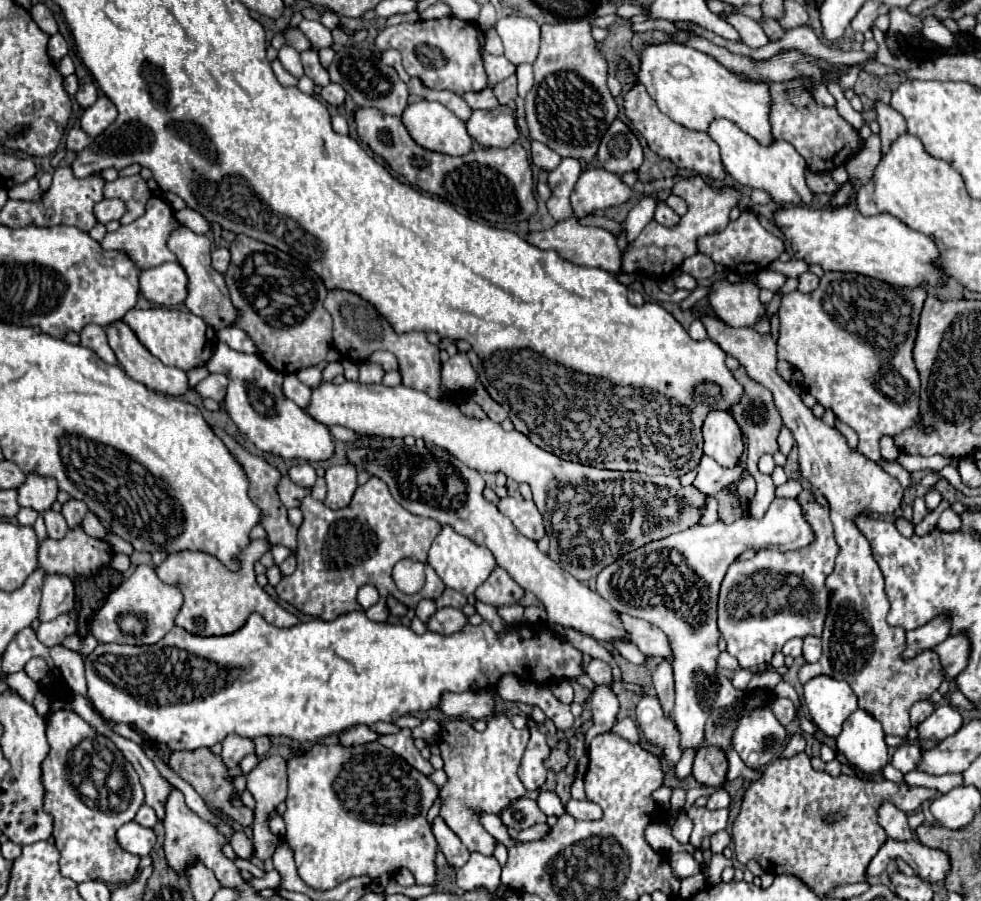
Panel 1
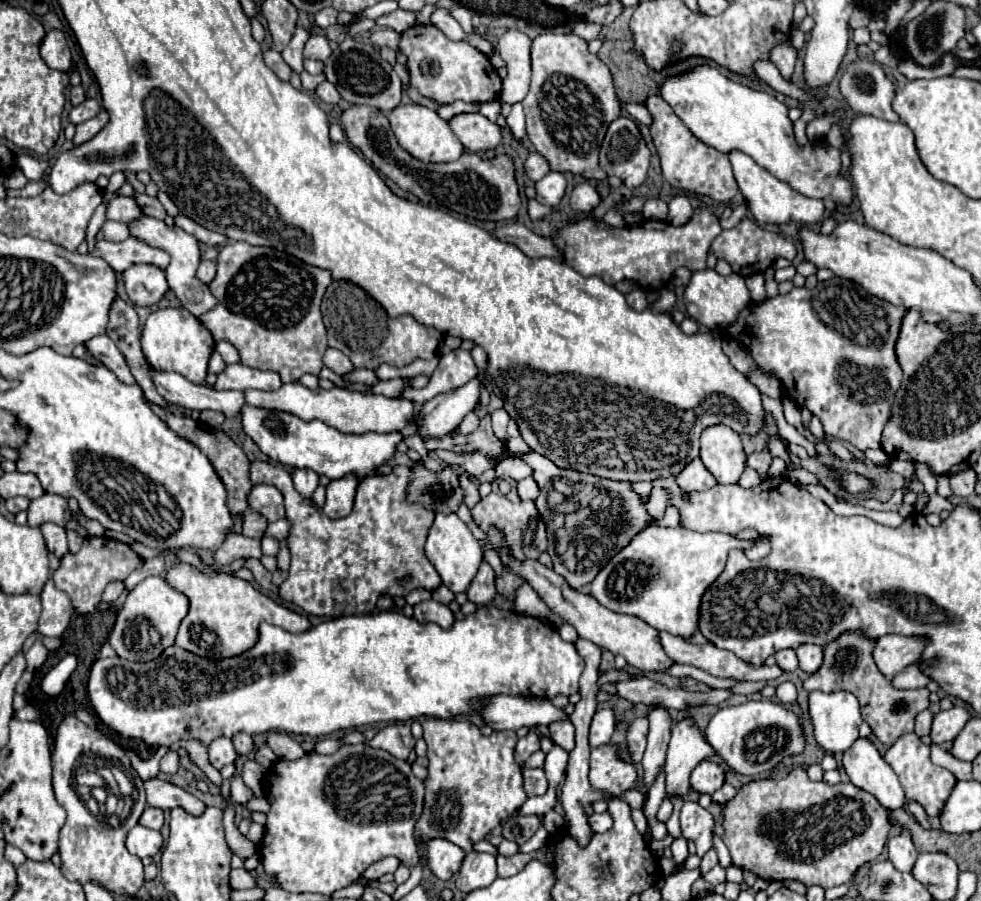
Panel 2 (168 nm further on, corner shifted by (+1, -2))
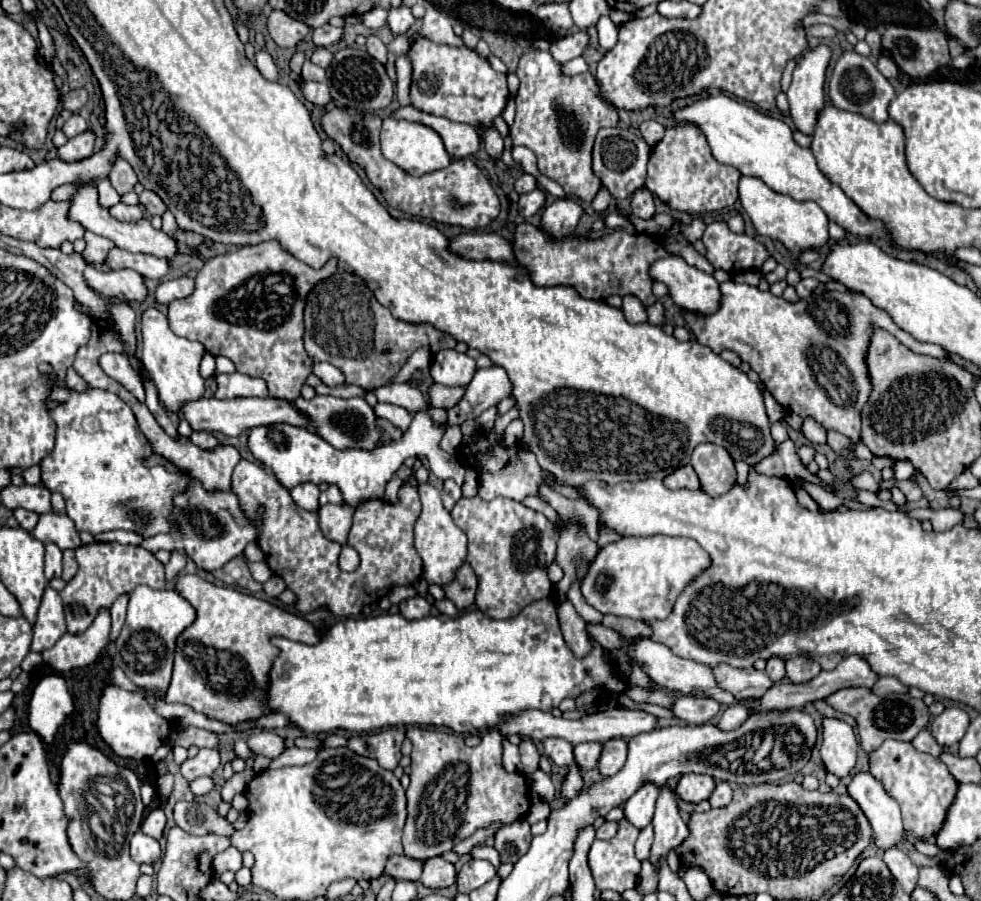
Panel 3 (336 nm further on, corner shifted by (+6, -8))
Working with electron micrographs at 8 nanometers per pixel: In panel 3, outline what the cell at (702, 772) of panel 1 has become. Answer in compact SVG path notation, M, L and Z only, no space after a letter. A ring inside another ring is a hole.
M684 774L676 786L676 794L686 802L698 804L702 800L708 800L714 788L716 782L708 774Z

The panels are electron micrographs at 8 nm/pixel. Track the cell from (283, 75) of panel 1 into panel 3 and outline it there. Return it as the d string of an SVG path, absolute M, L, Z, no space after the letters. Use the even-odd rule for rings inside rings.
M258 50L258 52L256 52L256 66L258 66L260 74L262 74L266 80L272 80L272 82L278 80L278 68L276 68L272 56L270 56L266 50Z

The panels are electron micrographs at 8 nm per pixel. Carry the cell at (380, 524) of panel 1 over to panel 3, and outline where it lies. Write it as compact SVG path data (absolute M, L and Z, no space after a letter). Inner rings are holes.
M240 460L232 474L232 492L240 498L242 510L250 518L254 518L260 504L266 508L258 544L264 550L272 572L282 576L286 588L296 594L294 608L300 612L326 608L336 616L358 616L364 606L378 602L394 586L414 586L424 572L422 558L414 548L414 524L422 510L418 486L402 484L396 502L376 498L364 500L356 506L354 524L348 534L348 546L360 554L360 566L354 572L342 572L338 568L338 554L342 546L322 534L316 512L296 506L290 492L270 470L248 460Z

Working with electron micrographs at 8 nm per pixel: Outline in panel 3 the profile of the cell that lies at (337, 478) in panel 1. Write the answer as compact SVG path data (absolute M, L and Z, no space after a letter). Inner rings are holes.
M348 504L322 506L318 510L318 516L320 516L320 528L322 528L324 536L328 540L344 544L346 536L350 532L350 526L352 526L352 514L354 514L354 508Z

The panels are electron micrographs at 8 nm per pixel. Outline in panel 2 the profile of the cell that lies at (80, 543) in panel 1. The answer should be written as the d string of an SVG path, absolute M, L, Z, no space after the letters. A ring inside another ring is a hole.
M85 538L83 548L77 554L65 554L61 558L61 566L53 572L53 582L59 590L67 592L71 596L73 608L77 614L91 614L95 612L101 594L109 582L115 580L125 580L135 568L141 568L143 560L139 558L137 552L129 544L123 544L113 538Z

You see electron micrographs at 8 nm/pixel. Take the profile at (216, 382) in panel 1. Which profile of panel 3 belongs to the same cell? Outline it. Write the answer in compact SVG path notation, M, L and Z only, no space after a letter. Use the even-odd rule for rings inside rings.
M232 372L232 374L216 374L218 390L216 398L238 398L238 396L256 396L266 398L268 388L262 378L248 378L248 374Z

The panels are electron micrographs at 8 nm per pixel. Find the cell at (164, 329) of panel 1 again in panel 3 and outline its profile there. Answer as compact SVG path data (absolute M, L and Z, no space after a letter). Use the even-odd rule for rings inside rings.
M148 308L142 314L142 340L144 340L144 348L142 348L142 364L146 368L146 372L150 374L152 382L158 388L158 396L162 400L162 404L168 410L178 412L180 406L188 400L196 400L202 398L204 394L204 380L198 372L200 368L200 360L204 356L204 346L196 340L188 340L188 338L180 338L178 334L172 332L172 328L168 326L166 316L156 310L156 308Z

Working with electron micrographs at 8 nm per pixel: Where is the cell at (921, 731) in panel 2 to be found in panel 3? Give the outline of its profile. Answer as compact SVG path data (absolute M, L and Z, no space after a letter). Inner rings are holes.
M924 728L924 730L912 740L912 744L914 744L914 748L920 750L920 752L928 752L928 754L932 754L932 756L942 754L942 748L936 744L936 740L934 740L932 734L928 732L928 728Z

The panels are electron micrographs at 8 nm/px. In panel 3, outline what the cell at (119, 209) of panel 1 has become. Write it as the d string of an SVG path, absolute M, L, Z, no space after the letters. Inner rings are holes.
M116 204L116 206L112 206L110 214L116 220L124 220L124 222L134 222L134 220L140 220L144 216L144 212L138 206L128 206L128 204Z

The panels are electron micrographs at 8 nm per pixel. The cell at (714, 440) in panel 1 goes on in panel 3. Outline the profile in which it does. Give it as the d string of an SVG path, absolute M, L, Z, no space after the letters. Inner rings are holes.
M710 442L696 446L690 464L700 478L702 490L710 496L722 496L736 484L734 460L722 446Z

